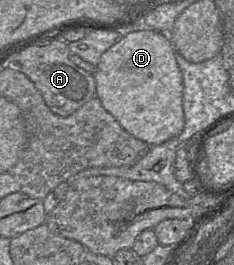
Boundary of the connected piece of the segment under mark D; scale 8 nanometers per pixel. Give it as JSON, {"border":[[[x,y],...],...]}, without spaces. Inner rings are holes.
{"border":[[[135,31],[105,51],[94,72],[96,97],[129,134],[156,146],[178,136],[185,125],[183,79],[166,33]]]}

